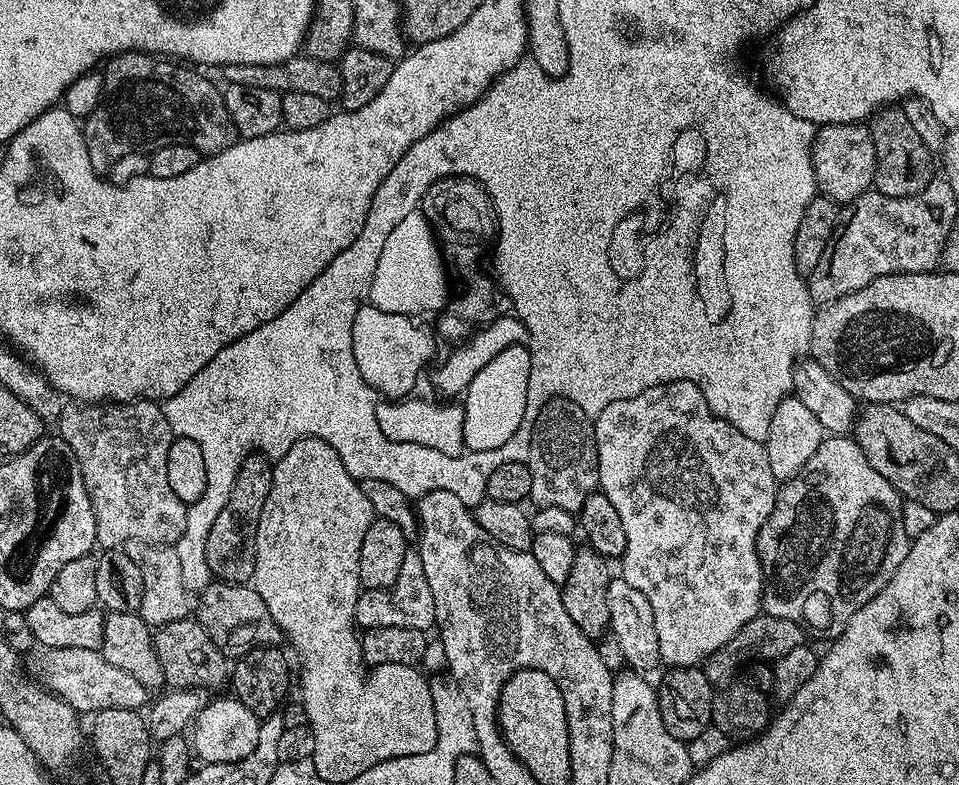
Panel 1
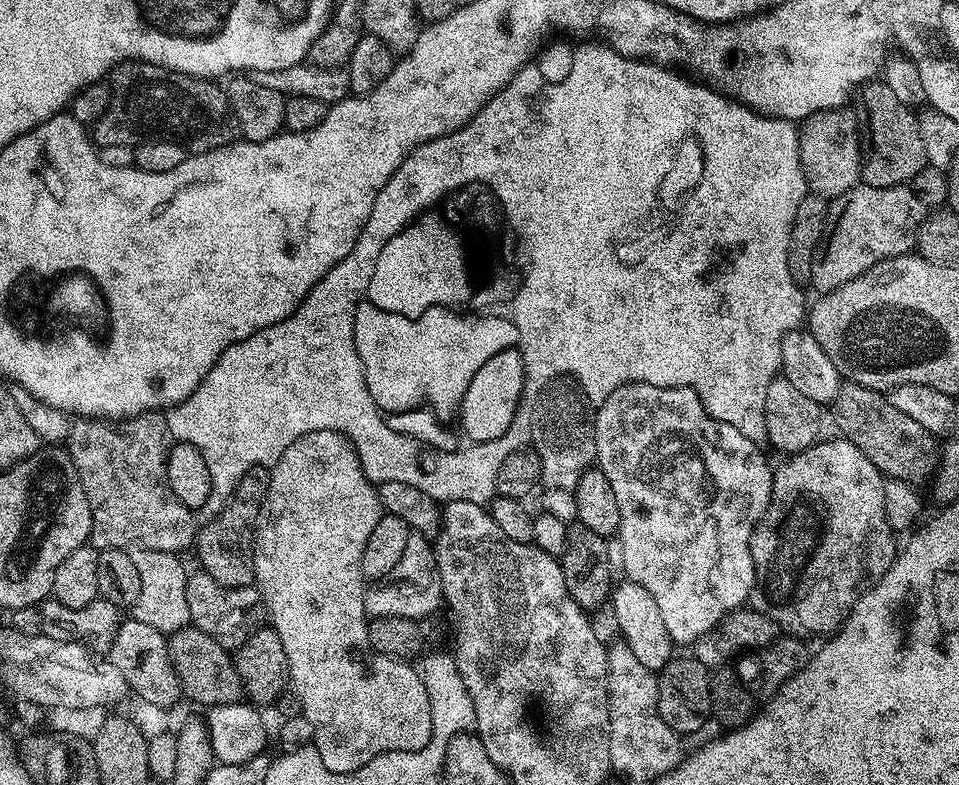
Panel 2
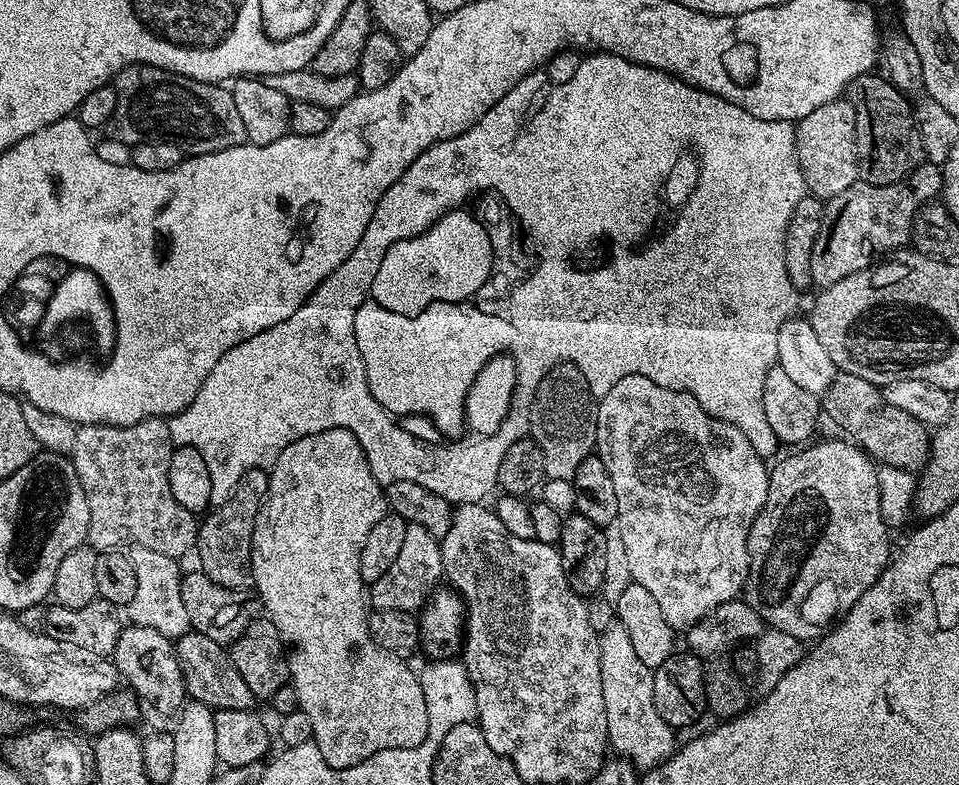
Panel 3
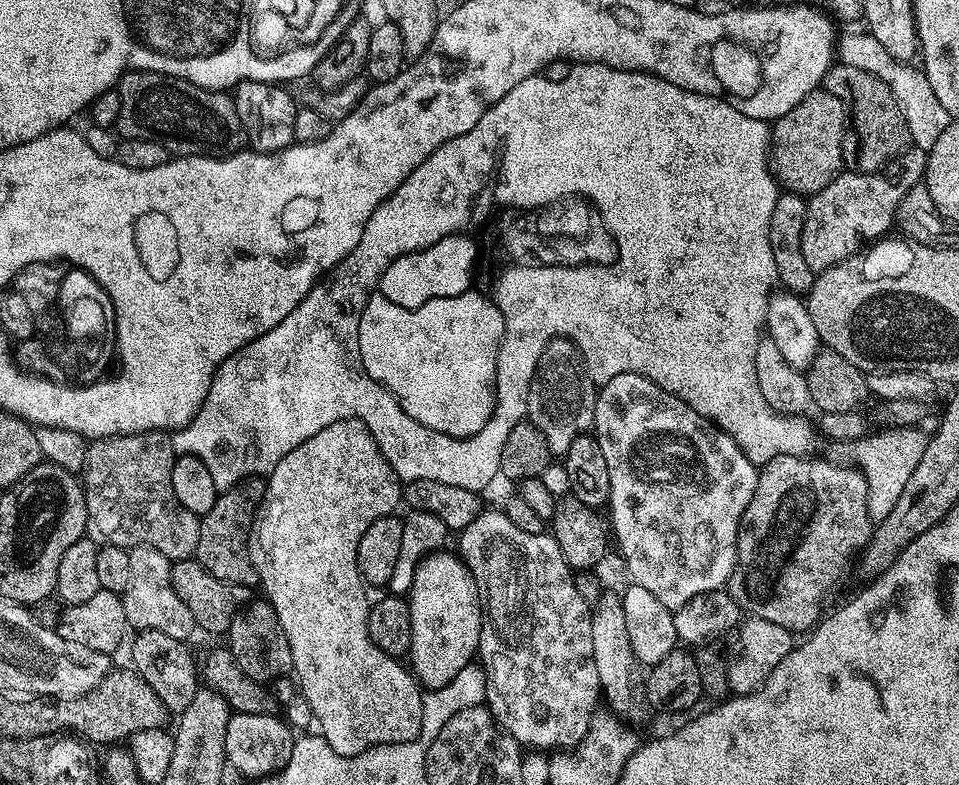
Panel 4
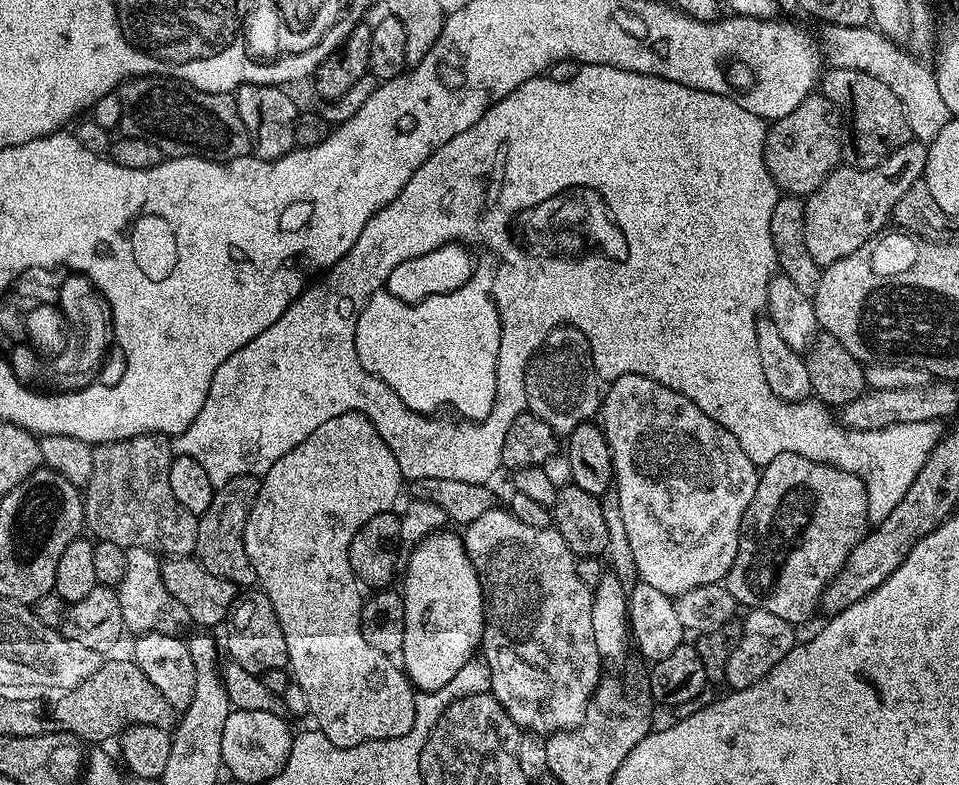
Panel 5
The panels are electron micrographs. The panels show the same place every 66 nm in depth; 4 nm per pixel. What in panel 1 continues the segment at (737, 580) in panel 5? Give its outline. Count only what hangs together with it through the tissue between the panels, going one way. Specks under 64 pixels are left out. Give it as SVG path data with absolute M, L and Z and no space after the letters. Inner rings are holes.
M844 434L829 435L814 450L814 458L794 478L779 485L774 510L756 539L764 571L763 611L799 624L809 633L825 632L828 638L838 637L846 630L846 622L890 582L894 570L906 558L909 543L910 537L902 526L900 493L866 462L866 454L862 454L855 439Z

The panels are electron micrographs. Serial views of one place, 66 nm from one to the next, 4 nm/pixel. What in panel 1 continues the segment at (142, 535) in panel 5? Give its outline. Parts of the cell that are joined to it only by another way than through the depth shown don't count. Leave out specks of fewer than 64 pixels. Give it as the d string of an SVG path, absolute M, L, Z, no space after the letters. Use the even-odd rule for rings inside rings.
M141 398L127 402L68 402L65 403L64 409L60 414L58 427L60 427L58 428L59 436L72 447L74 458L82 470L82 482L86 486L86 494L90 498L92 509L94 510L96 543L101 549L116 550L124 546L124 543L127 545L129 542L172 546L175 545L178 538L182 538L182 534L186 530L186 516L189 514L190 508L189 505L182 502L182 498L178 498L178 494L174 494L174 490L170 490L170 478L166 478L166 454L170 454L174 433L170 422L166 422L166 414L163 407L157 401Z

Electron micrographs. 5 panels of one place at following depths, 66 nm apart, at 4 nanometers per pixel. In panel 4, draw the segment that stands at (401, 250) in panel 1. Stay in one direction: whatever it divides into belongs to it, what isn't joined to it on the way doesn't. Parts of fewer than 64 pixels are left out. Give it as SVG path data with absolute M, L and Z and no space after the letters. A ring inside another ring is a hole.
M462 235L443 236L430 246L393 258L380 275L379 295L394 302L394 306L416 309L431 300L450 298L469 291L473 287L472 271L476 268L476 244L470 237Z

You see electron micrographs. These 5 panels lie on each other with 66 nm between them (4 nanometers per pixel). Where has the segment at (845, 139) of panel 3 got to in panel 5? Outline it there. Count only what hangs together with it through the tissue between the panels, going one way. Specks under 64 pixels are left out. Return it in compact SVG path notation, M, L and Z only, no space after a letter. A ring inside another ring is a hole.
M813 94L794 106L786 118L771 121L764 134L764 165L777 189L793 196L807 197L841 163L840 140L836 137L828 108L829 101L823 95Z

